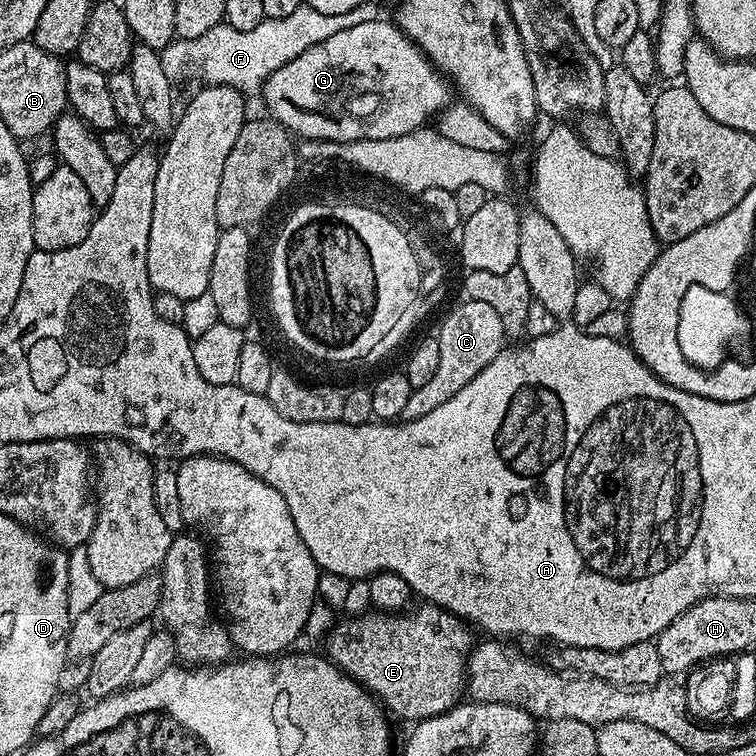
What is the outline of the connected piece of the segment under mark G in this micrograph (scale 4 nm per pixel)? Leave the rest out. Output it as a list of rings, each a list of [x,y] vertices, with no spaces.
[[[381,18],[370,22],[358,22],[358,26],[350,26],[350,30],[338,30],[338,34],[326,38],[326,42],[318,42],[318,46],[310,46],[310,50],[306,50],[306,54],[298,54],[298,58],[294,58],[286,66],[274,70],[274,74],[270,74],[270,78],[264,81],[262,97],[264,96],[264,104],[268,107],[267,115],[271,119],[277,120],[283,128],[287,128],[289,133],[305,140],[350,141],[398,138],[402,134],[410,134],[418,128],[425,127],[431,116],[431,120],[439,117],[449,107],[448,88],[450,92],[449,81],[430,63],[417,44],[391,19]]]

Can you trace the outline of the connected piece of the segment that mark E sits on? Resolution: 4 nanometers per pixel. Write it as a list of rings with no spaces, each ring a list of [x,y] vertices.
[[[424,602],[419,606],[421,608],[400,617],[387,611],[369,610],[365,616],[356,616],[341,624],[339,621],[327,637],[329,640],[326,649],[332,663],[341,672],[364,685],[393,717],[401,716],[404,720],[412,720],[411,722],[429,720],[461,703],[466,692],[468,653],[474,647],[473,629],[465,621],[436,604]]]

